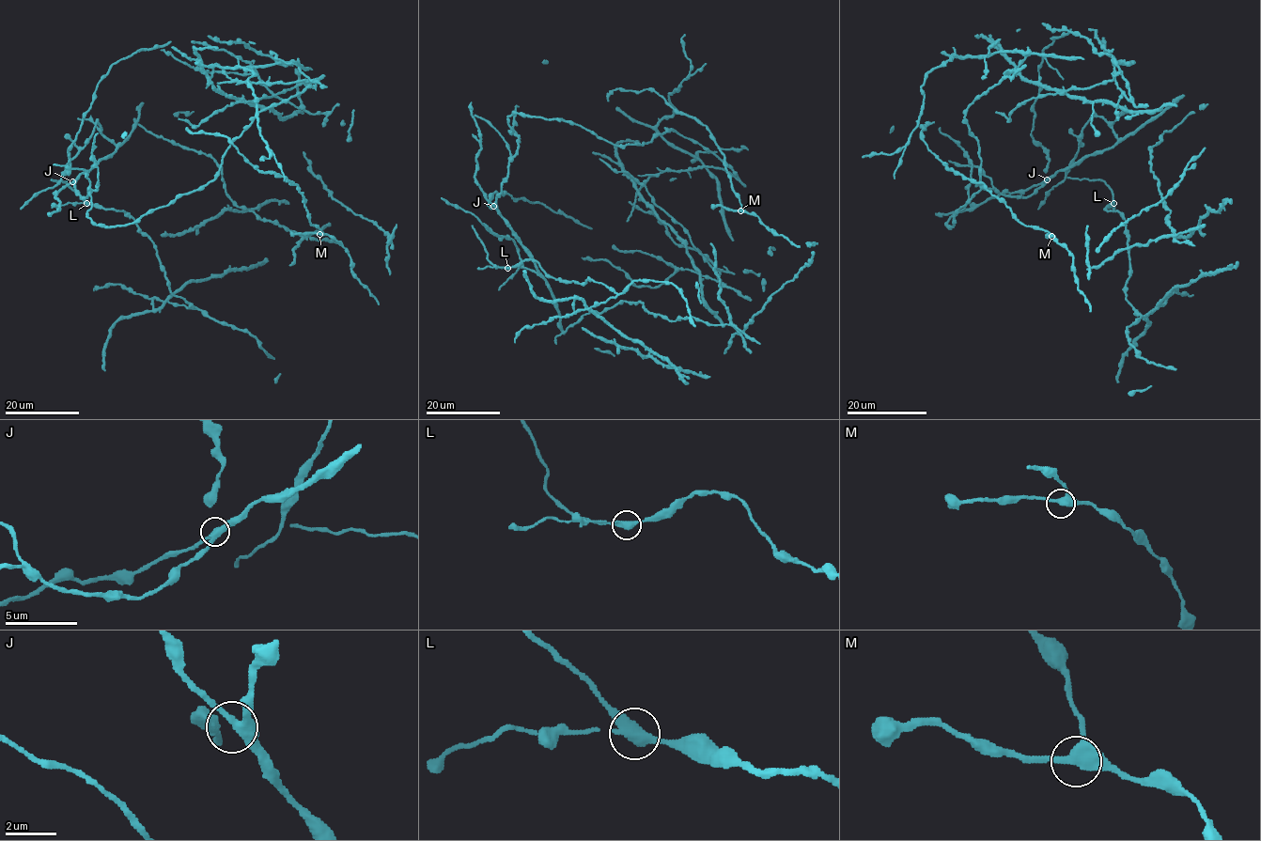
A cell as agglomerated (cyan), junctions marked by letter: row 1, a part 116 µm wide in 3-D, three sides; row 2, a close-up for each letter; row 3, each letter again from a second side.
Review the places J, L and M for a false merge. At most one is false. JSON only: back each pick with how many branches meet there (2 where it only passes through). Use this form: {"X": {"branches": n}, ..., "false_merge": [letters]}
{"L": {"branches": 3}, "false_merge": ["L"]}

